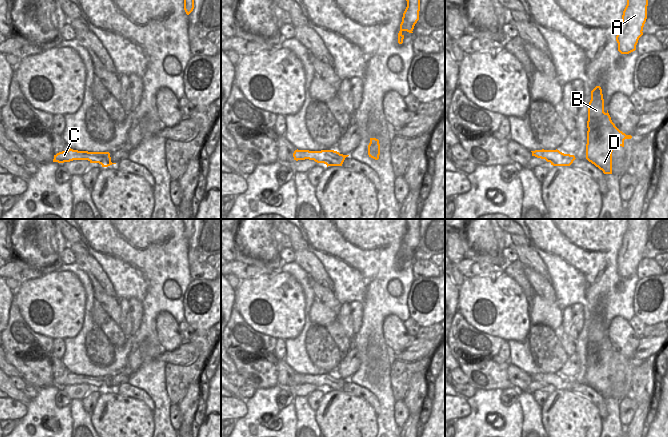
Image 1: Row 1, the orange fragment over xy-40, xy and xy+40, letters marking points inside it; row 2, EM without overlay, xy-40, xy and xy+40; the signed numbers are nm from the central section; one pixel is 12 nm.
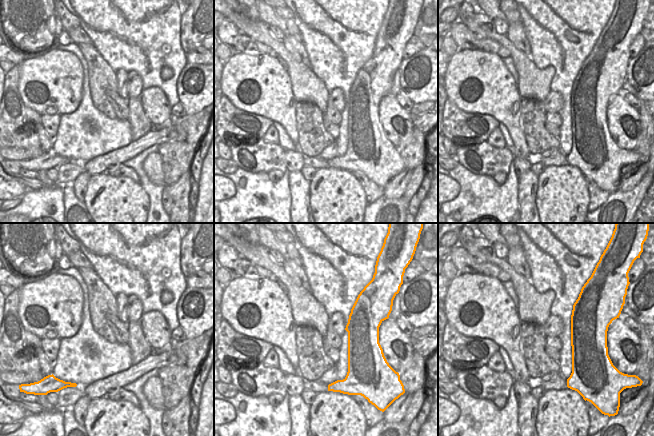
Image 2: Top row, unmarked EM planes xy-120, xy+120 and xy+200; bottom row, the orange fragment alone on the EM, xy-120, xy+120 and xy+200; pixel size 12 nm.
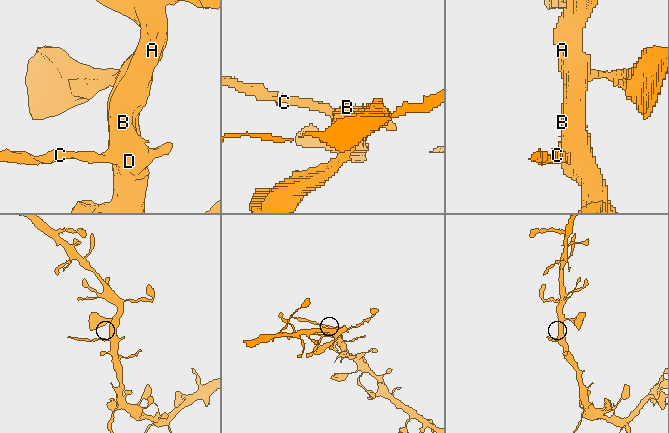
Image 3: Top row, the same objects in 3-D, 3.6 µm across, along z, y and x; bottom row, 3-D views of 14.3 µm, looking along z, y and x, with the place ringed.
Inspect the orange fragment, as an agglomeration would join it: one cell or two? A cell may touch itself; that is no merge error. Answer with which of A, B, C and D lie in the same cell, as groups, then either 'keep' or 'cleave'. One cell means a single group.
A B D / C; cleave

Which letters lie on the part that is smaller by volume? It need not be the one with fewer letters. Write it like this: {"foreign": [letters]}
{"foreign": ["C"]}

